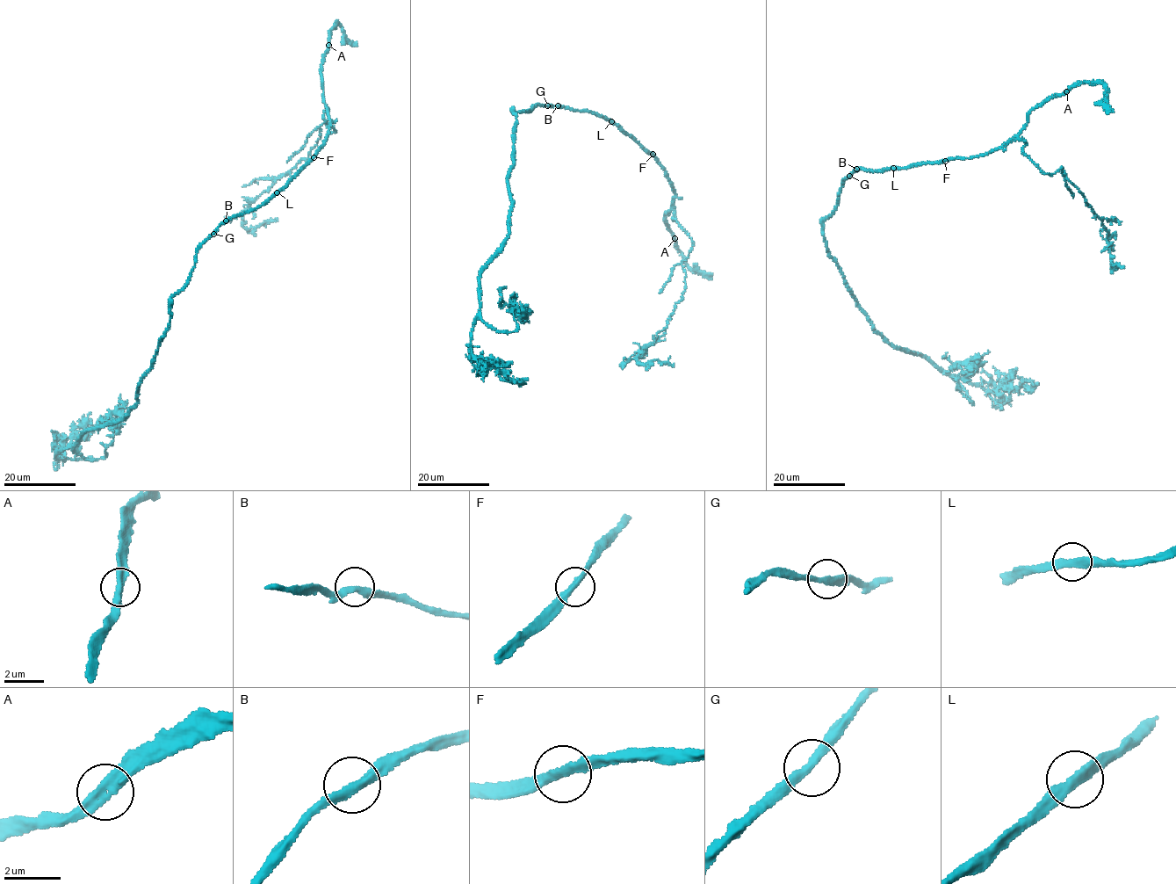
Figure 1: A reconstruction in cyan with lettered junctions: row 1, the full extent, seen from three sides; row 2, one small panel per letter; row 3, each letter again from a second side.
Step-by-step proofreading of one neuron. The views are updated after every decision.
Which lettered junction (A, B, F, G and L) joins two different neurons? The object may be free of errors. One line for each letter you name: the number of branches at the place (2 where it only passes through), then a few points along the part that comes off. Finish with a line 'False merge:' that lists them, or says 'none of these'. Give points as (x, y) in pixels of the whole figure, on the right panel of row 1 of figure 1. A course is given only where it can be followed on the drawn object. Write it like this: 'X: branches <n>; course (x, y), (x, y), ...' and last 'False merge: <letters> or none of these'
False merge: none of these

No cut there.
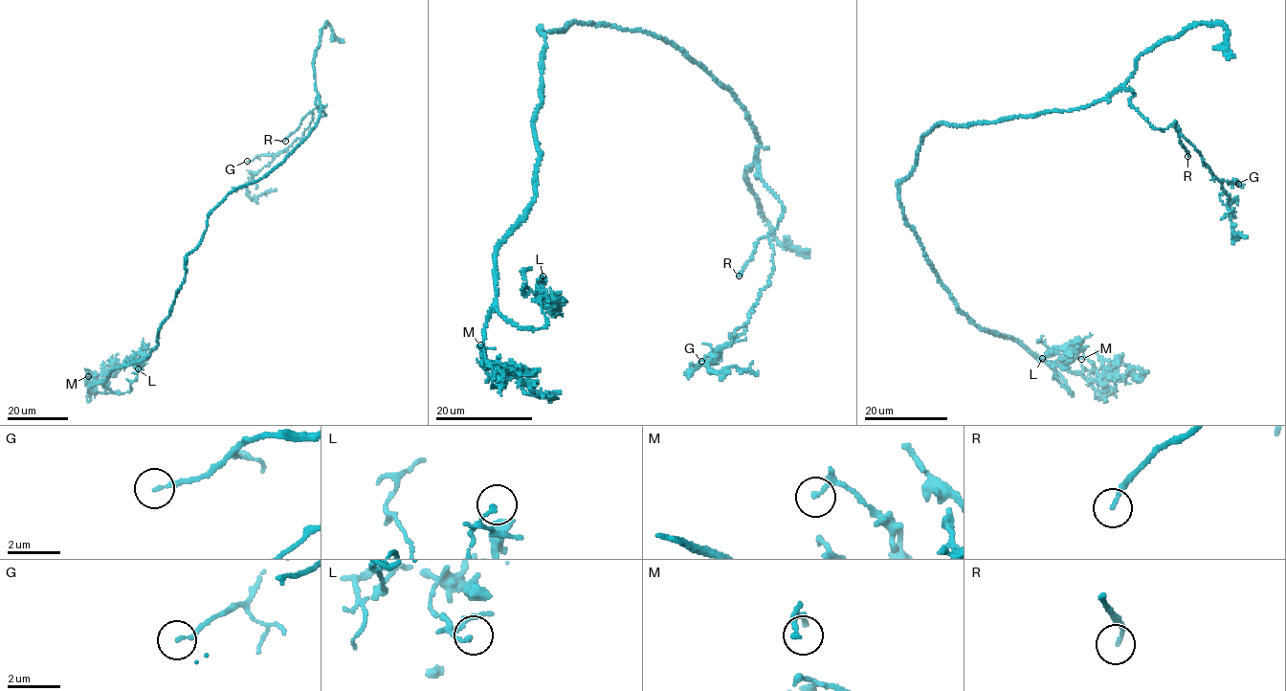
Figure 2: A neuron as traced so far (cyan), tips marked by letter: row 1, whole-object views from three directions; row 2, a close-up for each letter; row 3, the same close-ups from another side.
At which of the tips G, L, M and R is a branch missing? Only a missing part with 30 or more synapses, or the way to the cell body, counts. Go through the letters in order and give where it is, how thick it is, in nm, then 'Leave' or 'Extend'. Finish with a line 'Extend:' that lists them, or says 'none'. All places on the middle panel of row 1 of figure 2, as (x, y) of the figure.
G: Place: (701, 361). Thickness 150 nm. Leave
L: Place: (543, 276). Thickness 100 nm. Leave
M: Place: (480, 345). Thickness 140 nm. Leave
R: Place: (739, 276). Thickness 160 nm. Extend
Extend: R

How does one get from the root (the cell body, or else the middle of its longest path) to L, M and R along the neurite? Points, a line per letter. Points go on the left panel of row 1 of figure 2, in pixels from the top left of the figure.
L: (222, 201), (185, 260), (156, 346), (111, 370), (102, 385), (127, 391), (139, 352), (138, 368)
M: (222, 201), (185, 260), (184, 282), (156, 346), (89, 386), (88, 401), (96, 388), (88, 376)
R: (222, 201), (273, 170), (302, 142), (321, 109), (319, 95), (316, 103), (325, 115), (312, 110), (285, 141)

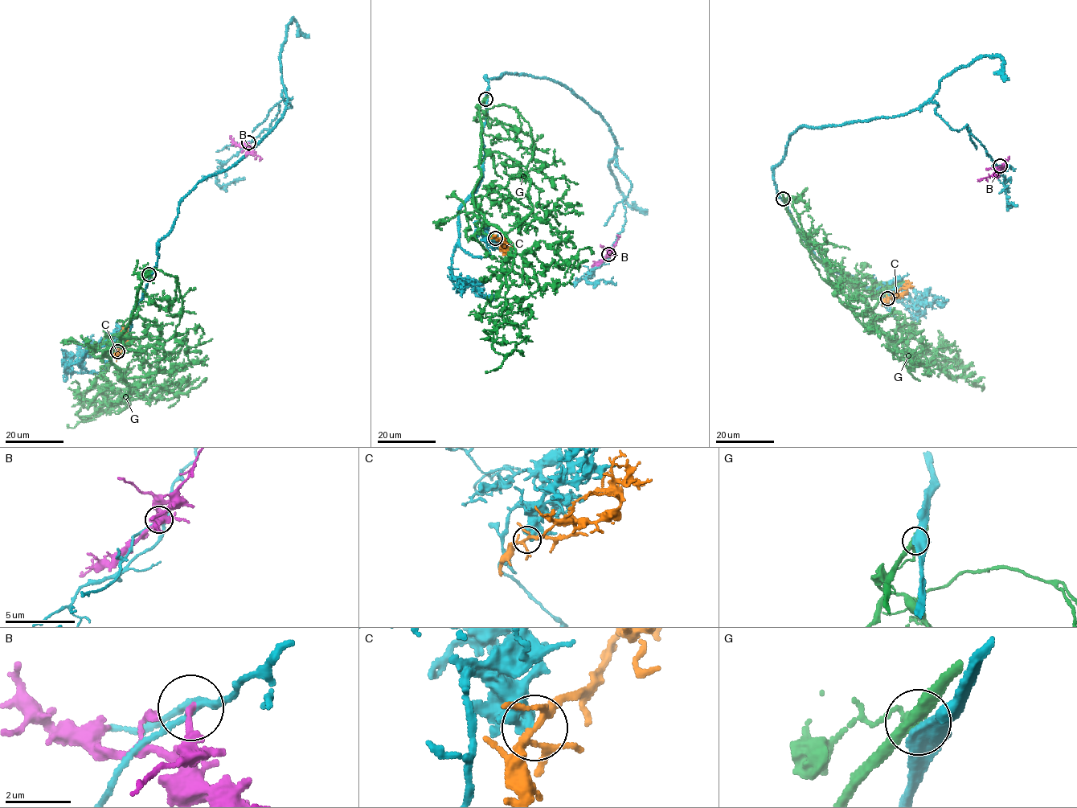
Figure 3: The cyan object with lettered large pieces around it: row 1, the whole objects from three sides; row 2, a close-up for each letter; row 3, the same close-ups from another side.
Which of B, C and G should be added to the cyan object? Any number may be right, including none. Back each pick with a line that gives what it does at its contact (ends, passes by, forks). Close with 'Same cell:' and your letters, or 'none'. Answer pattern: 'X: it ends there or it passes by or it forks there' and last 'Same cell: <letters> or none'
C: it forks there
Same cell: C

